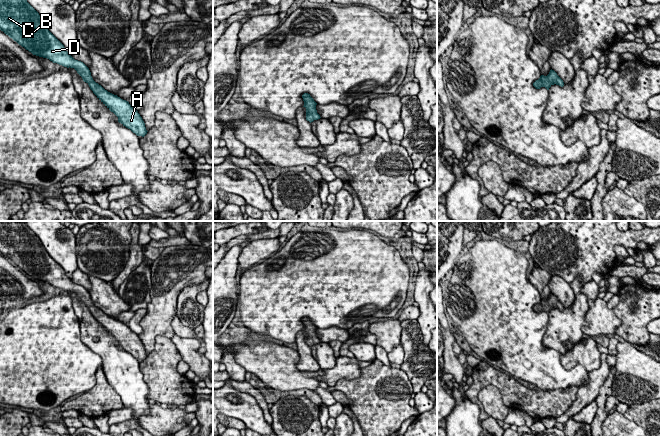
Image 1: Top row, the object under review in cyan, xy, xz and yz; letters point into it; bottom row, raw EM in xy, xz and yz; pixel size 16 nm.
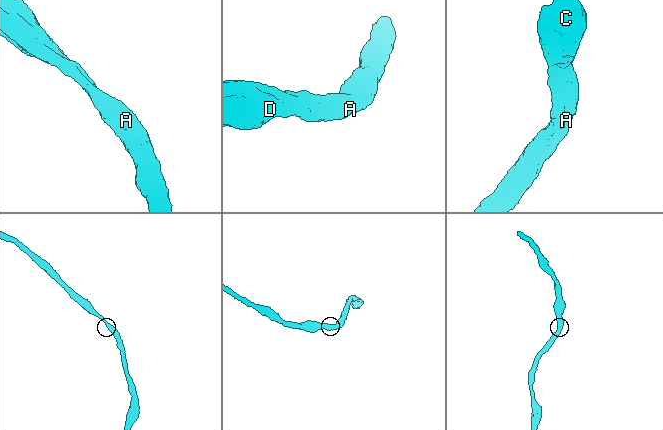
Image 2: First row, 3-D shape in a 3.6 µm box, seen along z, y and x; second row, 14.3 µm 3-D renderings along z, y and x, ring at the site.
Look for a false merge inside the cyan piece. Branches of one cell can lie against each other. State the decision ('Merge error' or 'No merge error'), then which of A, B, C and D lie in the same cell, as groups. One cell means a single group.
No merge error. Groups: A B C D

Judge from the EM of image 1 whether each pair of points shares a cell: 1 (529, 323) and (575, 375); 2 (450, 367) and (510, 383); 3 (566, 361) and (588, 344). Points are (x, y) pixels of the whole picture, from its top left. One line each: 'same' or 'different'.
1: same
2: different
3: same

